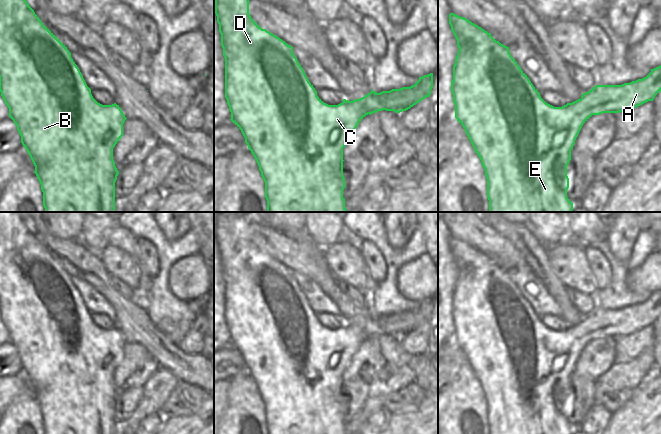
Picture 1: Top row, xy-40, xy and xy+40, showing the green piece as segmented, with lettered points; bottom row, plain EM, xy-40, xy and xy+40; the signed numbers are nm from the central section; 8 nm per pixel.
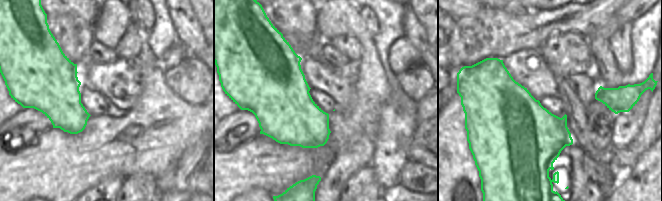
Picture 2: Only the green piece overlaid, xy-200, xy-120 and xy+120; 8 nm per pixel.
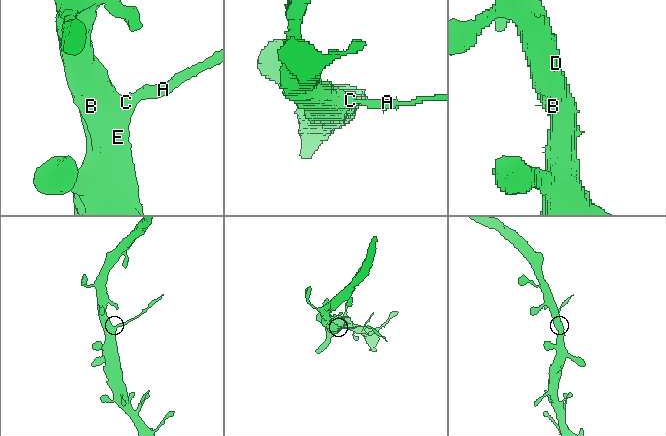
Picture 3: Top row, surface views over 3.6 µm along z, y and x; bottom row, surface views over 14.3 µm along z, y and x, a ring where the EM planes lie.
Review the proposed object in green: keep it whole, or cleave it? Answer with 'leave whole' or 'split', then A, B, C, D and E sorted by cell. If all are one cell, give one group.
split; A / B C D E

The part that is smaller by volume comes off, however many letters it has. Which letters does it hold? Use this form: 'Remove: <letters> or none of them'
Remove: A

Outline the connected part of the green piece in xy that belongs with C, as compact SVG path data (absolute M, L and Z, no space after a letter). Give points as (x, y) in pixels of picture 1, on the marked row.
M215 0L215 14L221 34L221 46L225 58L225 98L231 112L231 121L241 130L245 143L253 154L265 182L265 198L267 200L267 212L347 212L343 190L345 178L343 176L343 148L351 138L351 134L357 128L359 122L368 115L365 106L358 101L343 102L338 105L328 105L318 96L317 91L309 82L303 68L293 54L293 47L285 41L262 29L249 14L249 0Z

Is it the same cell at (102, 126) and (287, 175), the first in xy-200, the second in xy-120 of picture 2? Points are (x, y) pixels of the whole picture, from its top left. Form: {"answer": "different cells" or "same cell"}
{"answer": "same cell"}

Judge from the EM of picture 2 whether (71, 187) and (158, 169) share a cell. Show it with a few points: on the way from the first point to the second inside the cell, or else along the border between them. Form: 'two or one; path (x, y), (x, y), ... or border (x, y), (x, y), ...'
one; path (93, 165), (95, 163), (136, 163)

